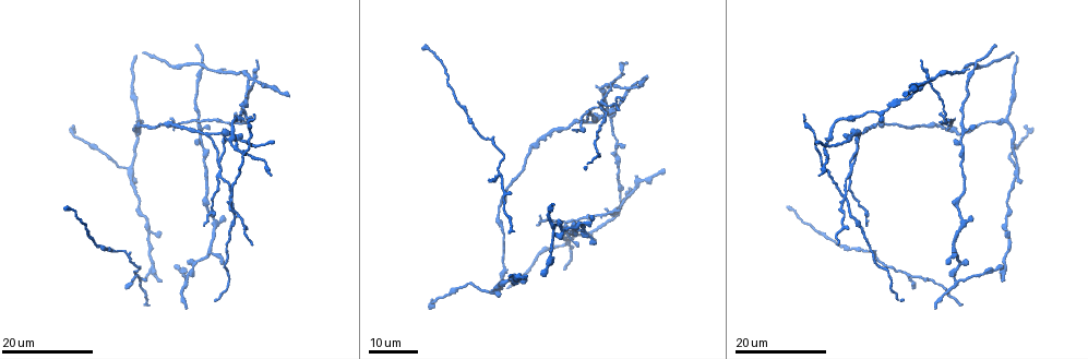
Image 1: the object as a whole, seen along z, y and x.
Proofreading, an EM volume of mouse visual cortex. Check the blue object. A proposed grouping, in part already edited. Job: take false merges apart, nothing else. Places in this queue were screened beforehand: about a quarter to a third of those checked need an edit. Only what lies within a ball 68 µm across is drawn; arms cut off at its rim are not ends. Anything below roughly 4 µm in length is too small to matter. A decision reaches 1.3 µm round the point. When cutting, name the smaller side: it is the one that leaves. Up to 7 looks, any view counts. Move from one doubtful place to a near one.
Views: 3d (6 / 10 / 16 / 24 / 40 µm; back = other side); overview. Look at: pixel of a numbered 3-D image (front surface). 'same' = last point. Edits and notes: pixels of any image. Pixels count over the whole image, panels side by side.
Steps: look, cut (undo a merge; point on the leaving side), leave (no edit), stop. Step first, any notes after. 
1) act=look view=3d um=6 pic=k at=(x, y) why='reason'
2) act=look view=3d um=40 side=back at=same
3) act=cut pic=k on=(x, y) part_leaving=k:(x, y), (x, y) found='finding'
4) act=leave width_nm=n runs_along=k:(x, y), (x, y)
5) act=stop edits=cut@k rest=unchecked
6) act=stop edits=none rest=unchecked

act=look view=3d um=16 pic=1 at=(627, 194) why='four or more arms meet'

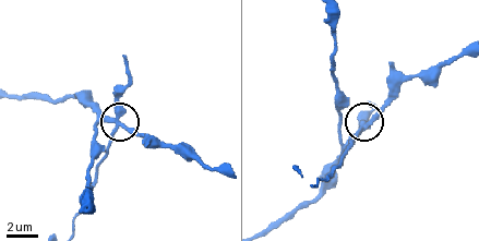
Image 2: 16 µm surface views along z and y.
act=look view=3d um=6 pic=2 at=(119, 128)

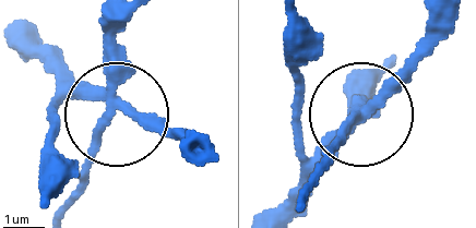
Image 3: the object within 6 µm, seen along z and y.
act=cut pic=3 on=(119, 46) arms=4 part_leaving=3:(116, 109), (68, 211) found='a second cell is stuck on'

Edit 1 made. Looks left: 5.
act=look view=3d um=16 pic=1 at=(977, 64) why='branch point'

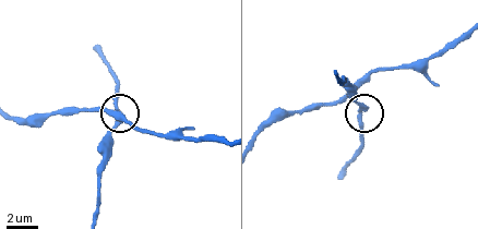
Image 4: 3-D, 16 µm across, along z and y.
act=look view=3d um=10 pic=4 at=(364, 107) why='zoom in'

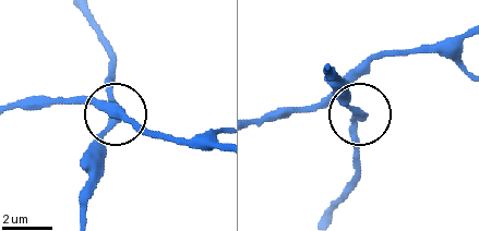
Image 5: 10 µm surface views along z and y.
act=leave width_nm=220 found='all the same cell'

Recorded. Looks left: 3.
act=look view=3d um=24 pic=1 at=(1017, 168) why='a fork'

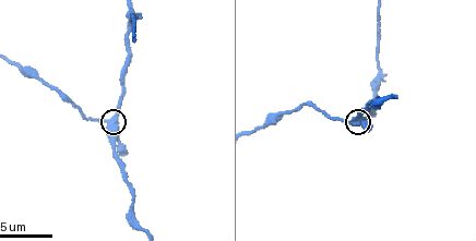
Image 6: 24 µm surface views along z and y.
act=look view=3d um=6 pic=6 at=(108, 121)

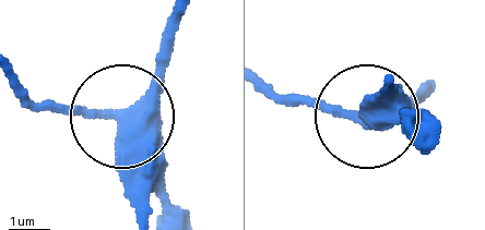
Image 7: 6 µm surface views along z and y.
act=leave side_arm_um=19 runs_along=7:(172, 21), (158, 73), (123, 111), (22, 104) found='continuous, no second cell'

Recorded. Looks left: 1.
act=stop edits=cut@3 rest=unchecked

